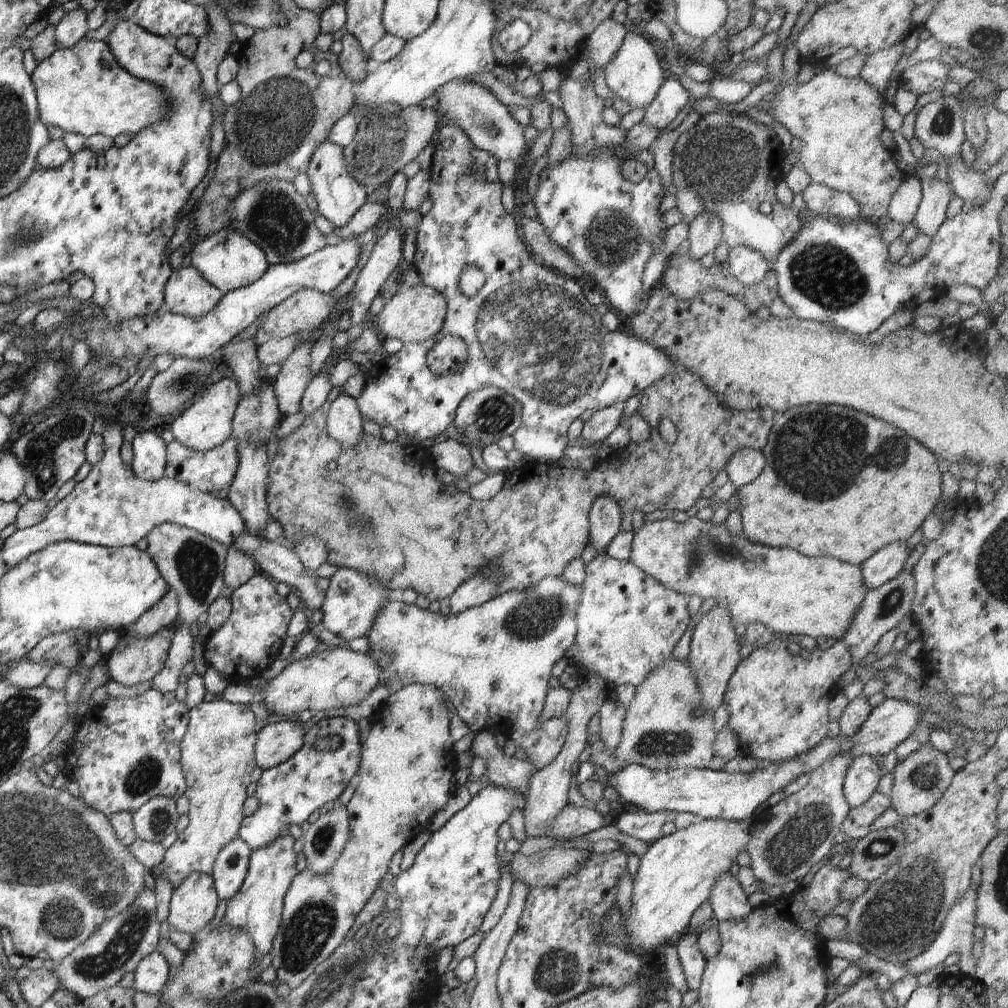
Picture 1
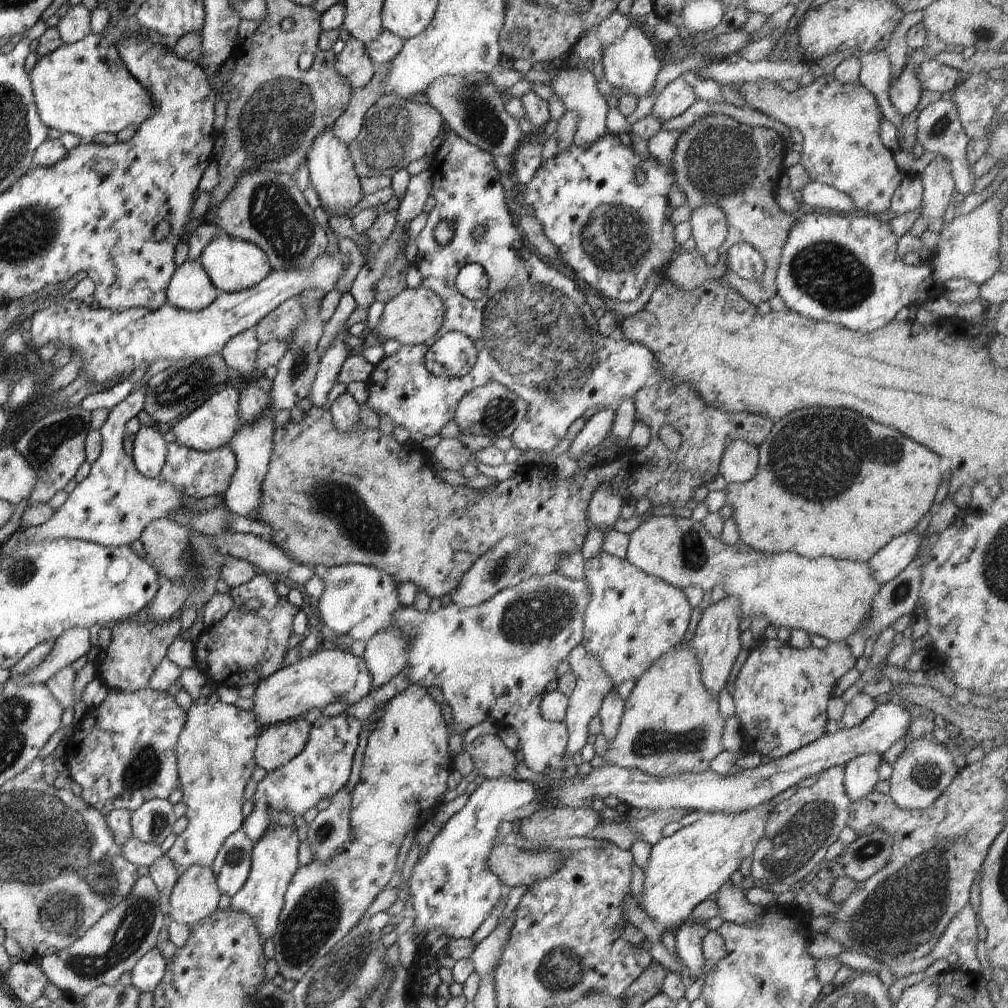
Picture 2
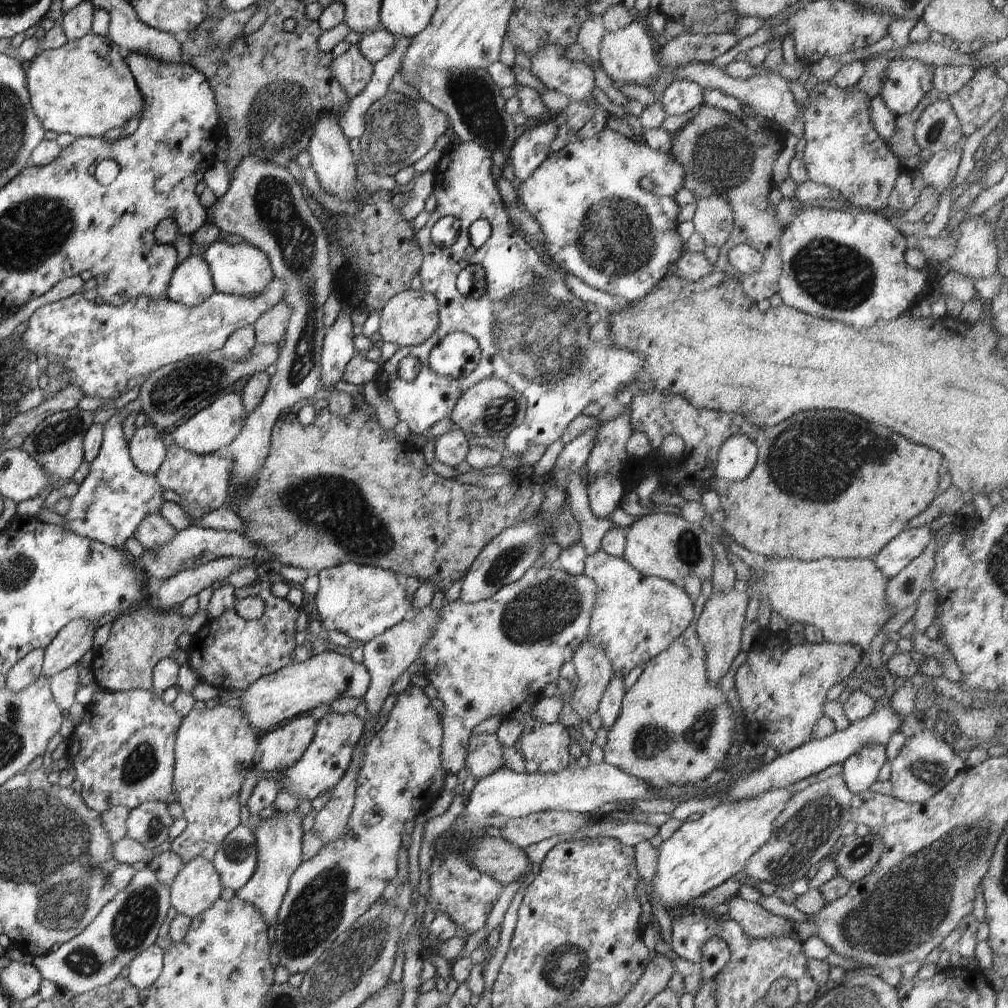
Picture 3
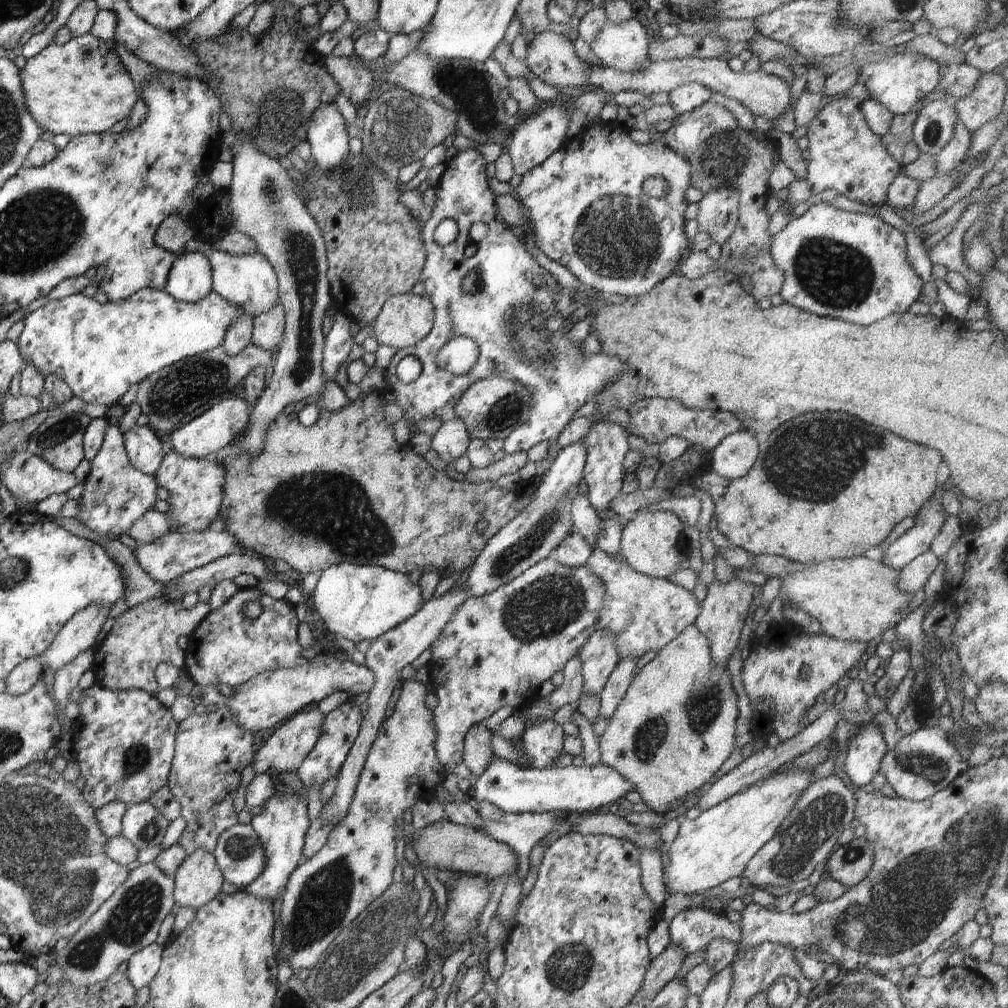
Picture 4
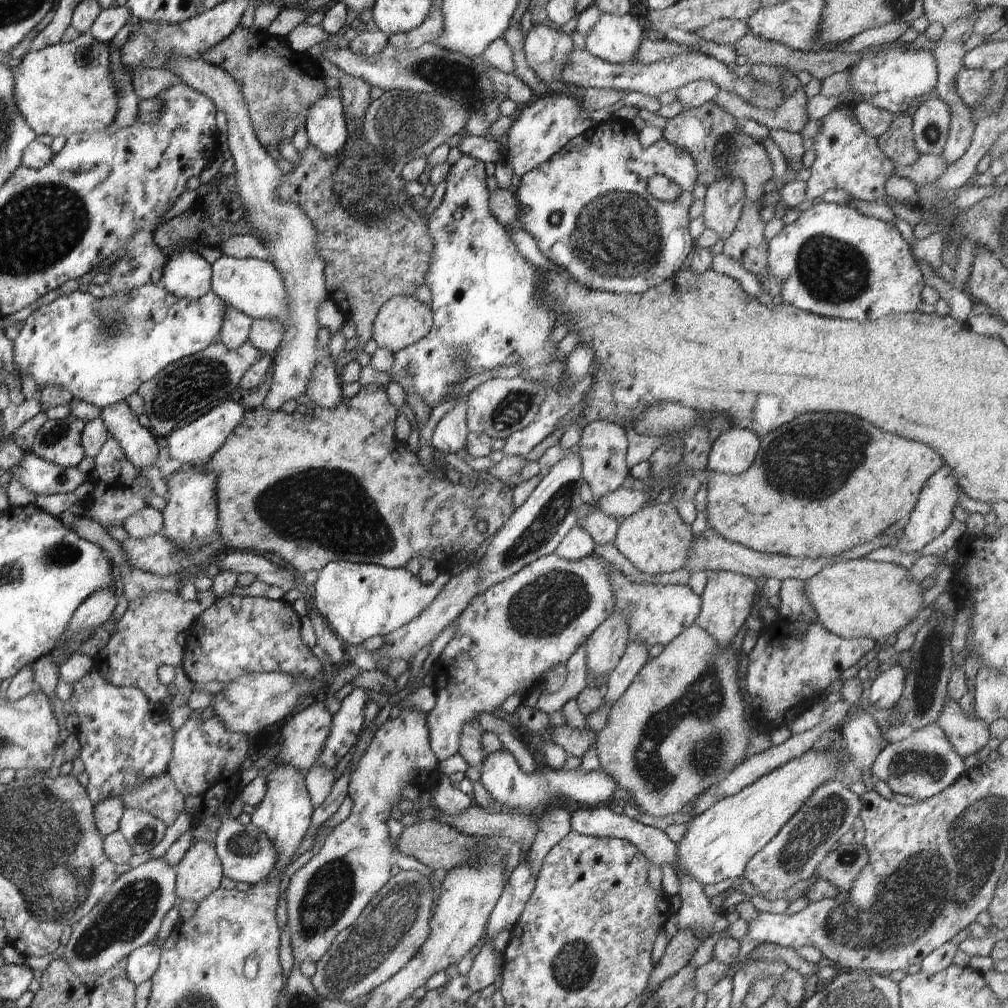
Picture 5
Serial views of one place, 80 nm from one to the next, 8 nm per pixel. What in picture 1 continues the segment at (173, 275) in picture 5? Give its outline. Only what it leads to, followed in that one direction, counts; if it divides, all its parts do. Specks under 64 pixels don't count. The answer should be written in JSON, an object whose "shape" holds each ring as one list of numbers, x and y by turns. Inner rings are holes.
{"shape":[[194,265,173,271,165,286,165,306,172,313,190,318,204,316,224,296]]}

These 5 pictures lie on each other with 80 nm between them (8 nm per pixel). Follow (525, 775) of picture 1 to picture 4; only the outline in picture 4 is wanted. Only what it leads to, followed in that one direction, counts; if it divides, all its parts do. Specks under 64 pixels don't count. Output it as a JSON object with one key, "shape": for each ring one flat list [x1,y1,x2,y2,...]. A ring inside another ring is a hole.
{"shape":[[482,723,472,725,464,737,463,762,472,773,480,776,490,764,494,754,491,749,493,732]]}

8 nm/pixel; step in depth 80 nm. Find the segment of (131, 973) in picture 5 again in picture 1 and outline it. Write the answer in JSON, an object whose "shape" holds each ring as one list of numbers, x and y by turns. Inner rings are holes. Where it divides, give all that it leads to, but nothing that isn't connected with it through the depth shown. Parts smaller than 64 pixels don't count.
{"shape":[[156,950,145,956,135,968,133,988,146,994,158,995,164,983,169,979,171,965]]}

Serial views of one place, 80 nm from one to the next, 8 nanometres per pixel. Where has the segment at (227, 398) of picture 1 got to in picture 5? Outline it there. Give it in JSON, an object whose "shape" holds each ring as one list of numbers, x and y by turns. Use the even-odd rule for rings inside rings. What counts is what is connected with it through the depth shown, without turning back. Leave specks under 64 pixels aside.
{"shape":[[231,398,223,400,216,408,193,420,188,425,172,431,167,436,169,458,181,463,200,465,205,463,223,444,230,433,242,422,245,408]]}

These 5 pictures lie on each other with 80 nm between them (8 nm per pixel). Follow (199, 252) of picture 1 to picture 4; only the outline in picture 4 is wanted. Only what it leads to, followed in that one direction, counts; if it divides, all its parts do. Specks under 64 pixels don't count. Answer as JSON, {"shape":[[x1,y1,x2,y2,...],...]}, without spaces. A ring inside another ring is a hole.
{"shape":[[212,249,206,256,212,269,213,291,234,306,255,317,280,304,278,277,262,253,231,255]]}

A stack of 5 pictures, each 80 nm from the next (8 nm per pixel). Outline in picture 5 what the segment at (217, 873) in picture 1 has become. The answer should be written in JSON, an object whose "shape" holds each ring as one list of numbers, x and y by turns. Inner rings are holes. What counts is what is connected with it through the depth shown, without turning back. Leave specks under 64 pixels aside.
{"shape":[[222,812,222,825,213,843,216,854,222,862,223,873,234,882,248,882,250,885,255,885,266,881,279,858,274,843,269,841,268,835,263,833,261,828,252,822,242,824,237,819,226,816,226,812]]}

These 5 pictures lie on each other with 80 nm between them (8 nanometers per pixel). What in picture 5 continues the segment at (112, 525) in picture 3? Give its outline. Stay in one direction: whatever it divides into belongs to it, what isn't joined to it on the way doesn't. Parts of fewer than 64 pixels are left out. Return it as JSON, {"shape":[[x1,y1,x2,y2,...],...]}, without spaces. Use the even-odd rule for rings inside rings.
{"shape":[[109,437,95,456,95,467,90,472,88,481,95,486,95,489,83,505,87,508,90,506,89,514,92,516,90,519,103,528,107,524,122,526,123,520,126,520,128,515,148,505,145,498,153,491,144,482,140,470,126,458,124,451,112,437]]}

